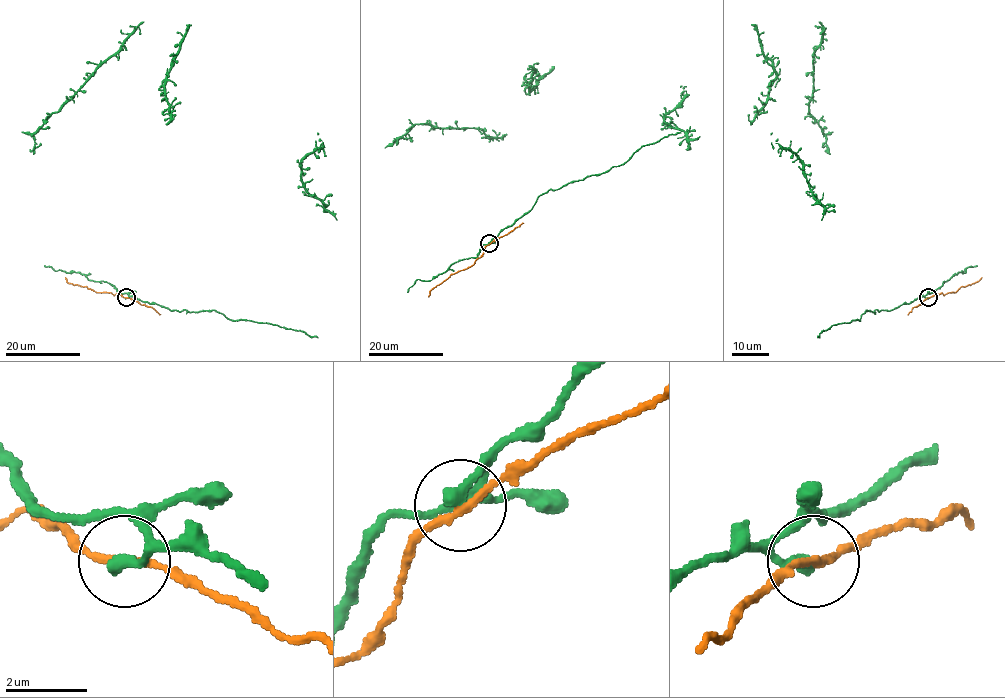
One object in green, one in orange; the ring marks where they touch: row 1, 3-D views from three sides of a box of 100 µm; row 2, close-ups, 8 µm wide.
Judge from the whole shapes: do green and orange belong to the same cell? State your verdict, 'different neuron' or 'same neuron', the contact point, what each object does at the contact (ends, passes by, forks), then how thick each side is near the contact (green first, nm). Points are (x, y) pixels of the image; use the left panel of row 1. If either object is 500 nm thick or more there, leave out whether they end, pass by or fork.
different neuron; place (126, 297); green ends; orange passes by; calibres 320 and 190 nm

